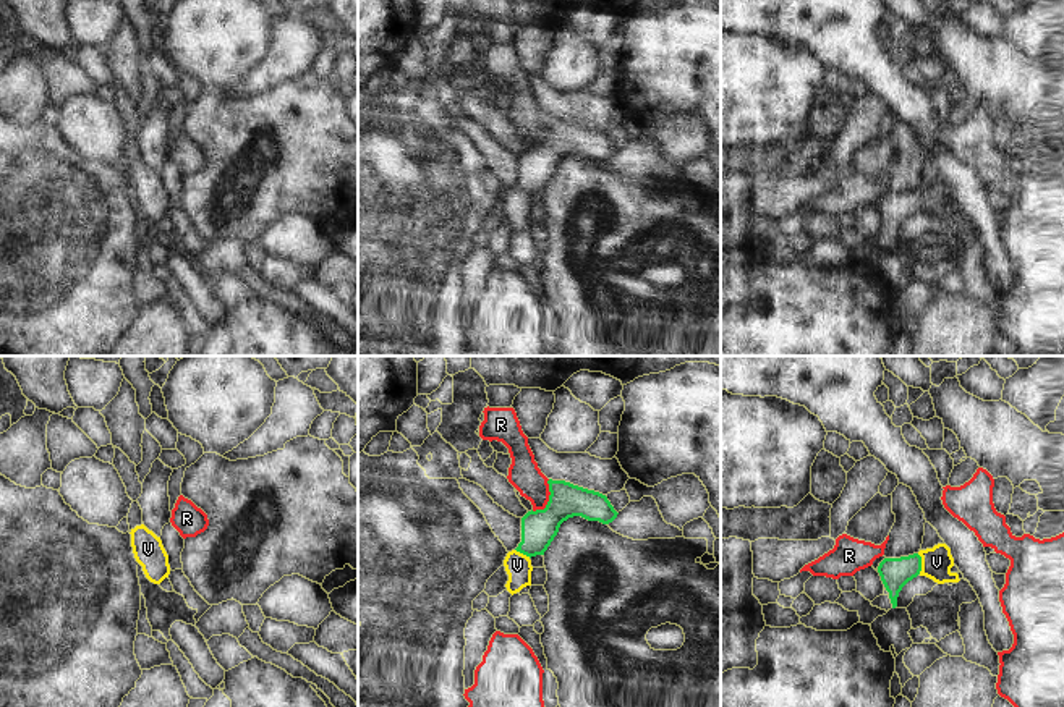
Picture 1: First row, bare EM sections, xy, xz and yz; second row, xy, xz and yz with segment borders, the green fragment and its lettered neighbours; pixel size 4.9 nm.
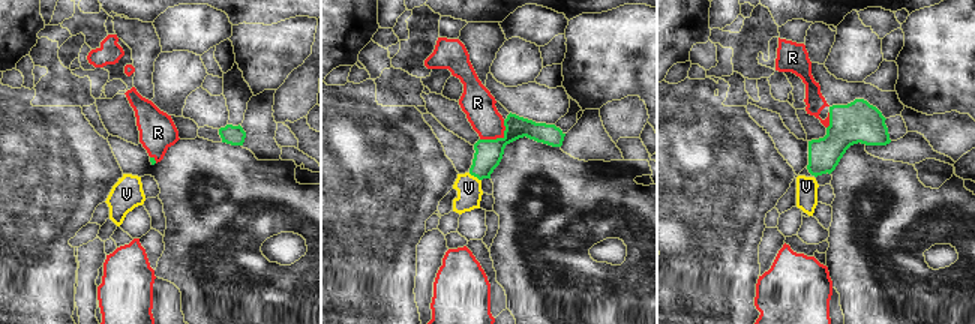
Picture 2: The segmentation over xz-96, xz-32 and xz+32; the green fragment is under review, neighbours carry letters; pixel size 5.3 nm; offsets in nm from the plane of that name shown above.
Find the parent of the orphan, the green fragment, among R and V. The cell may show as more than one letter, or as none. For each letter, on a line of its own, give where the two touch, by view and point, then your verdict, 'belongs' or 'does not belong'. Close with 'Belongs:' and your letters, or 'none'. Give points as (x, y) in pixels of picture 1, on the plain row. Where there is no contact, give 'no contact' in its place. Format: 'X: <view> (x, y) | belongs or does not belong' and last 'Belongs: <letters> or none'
R: xz (549, 136) | does not belong
V: yz (920, 201) | belongs
Belongs: V

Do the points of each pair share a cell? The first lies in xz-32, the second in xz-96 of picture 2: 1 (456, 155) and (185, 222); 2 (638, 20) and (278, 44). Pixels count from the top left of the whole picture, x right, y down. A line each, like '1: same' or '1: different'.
1: same
2: same

